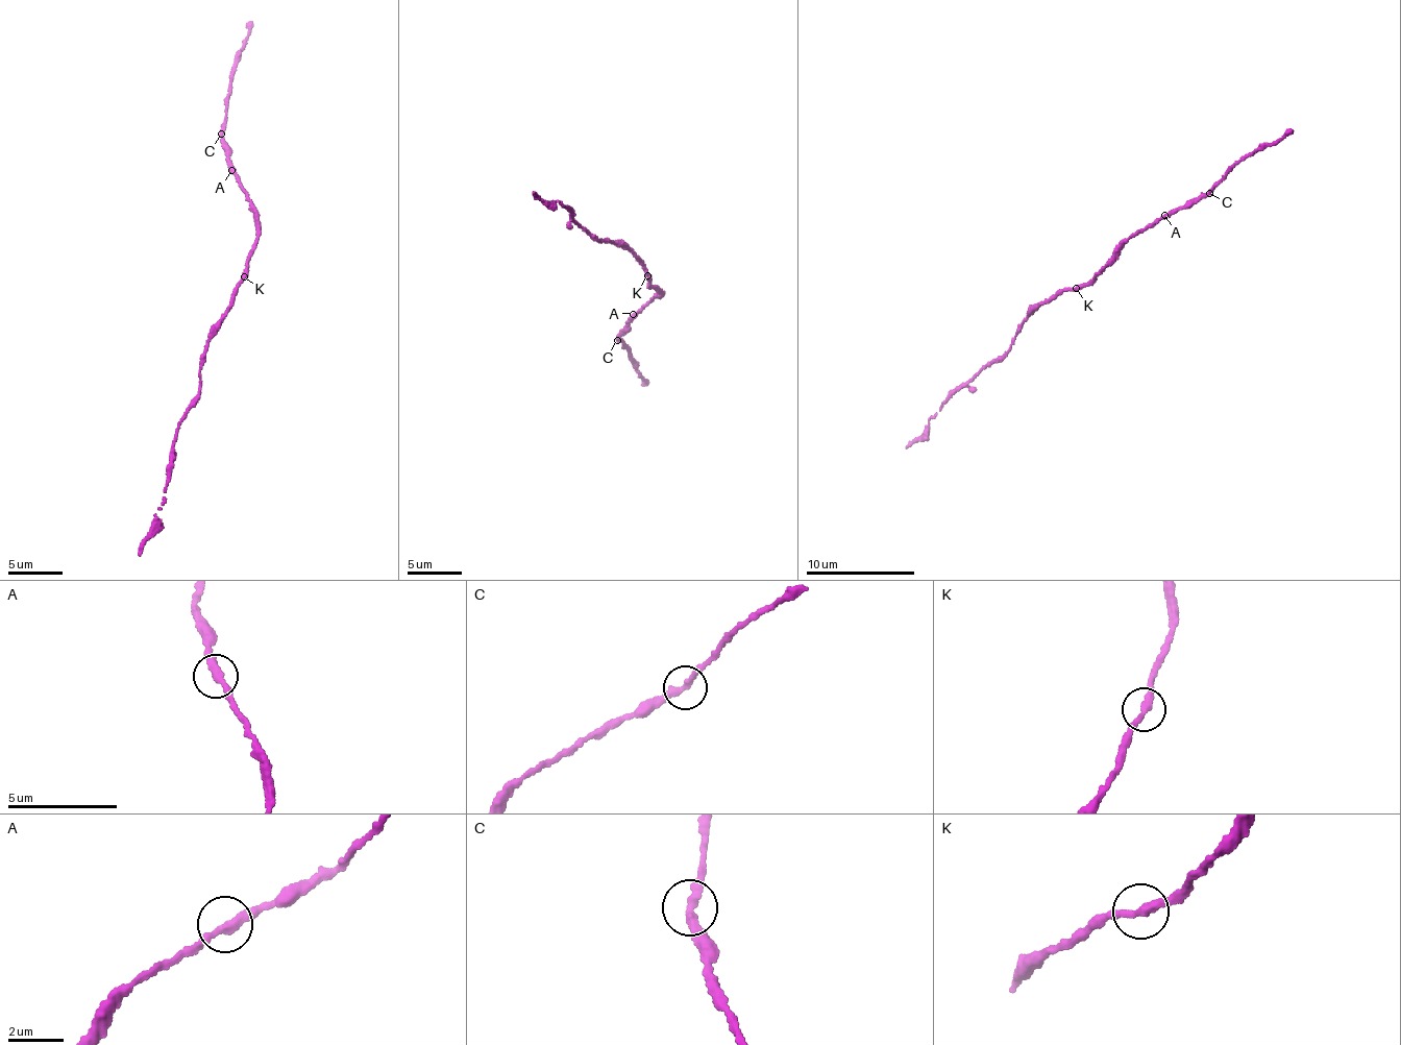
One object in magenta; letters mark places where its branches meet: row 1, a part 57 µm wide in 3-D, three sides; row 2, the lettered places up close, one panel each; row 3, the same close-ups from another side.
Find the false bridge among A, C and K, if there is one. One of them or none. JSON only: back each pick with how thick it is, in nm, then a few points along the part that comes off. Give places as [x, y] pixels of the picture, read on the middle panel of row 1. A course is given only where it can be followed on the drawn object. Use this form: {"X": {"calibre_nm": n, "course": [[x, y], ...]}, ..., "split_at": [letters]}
{"split_at": []}

